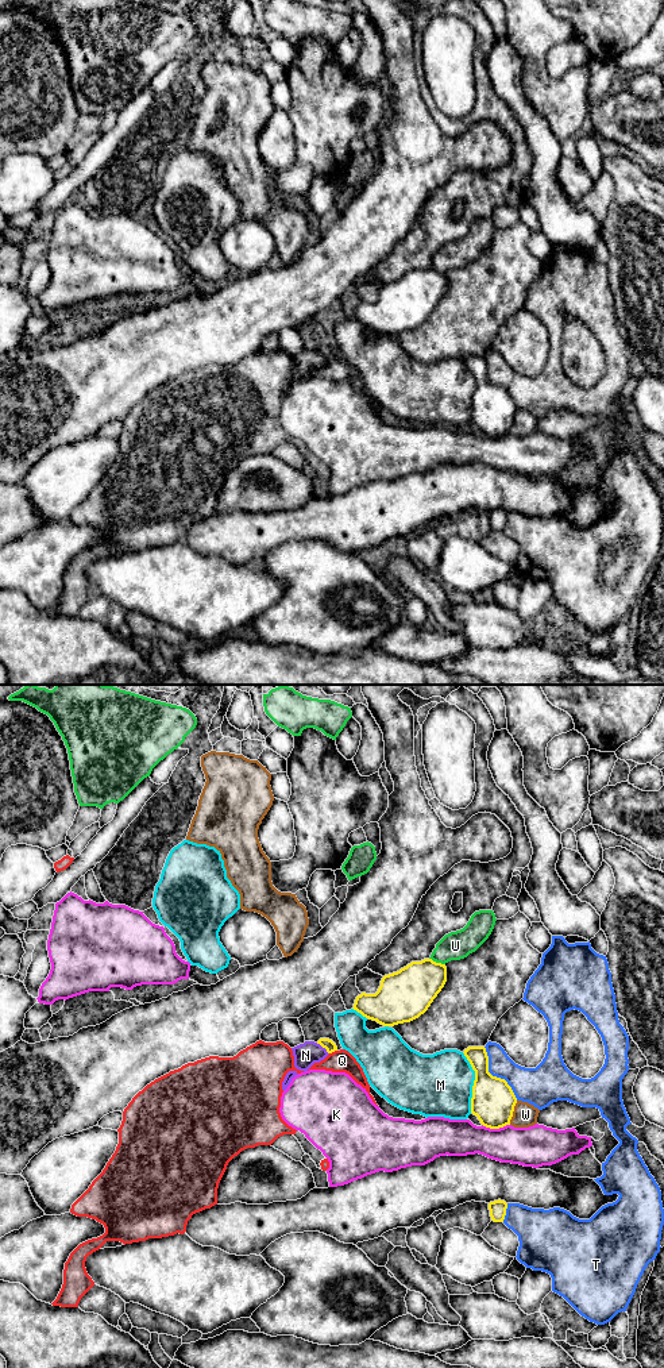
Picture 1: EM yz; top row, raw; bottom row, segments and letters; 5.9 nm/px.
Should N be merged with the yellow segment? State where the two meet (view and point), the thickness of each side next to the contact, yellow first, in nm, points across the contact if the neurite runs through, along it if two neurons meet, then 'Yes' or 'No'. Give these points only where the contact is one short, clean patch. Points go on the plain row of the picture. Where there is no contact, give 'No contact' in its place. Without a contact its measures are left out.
Touches yellow at yz (323, 355). Thickness 70 nm (yellow) against 140 nm. Boundary: yz (316, 351), (328, 362). No

